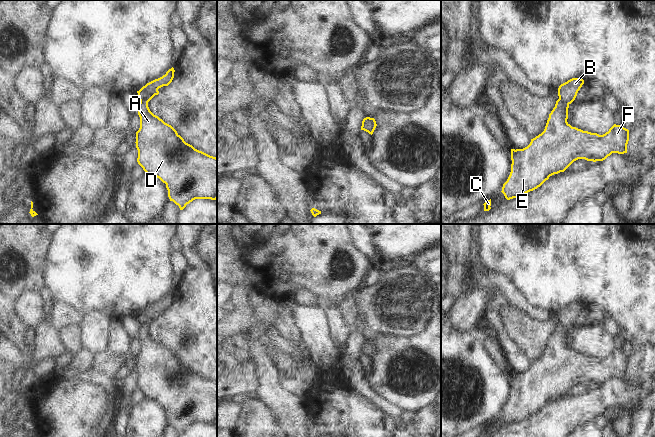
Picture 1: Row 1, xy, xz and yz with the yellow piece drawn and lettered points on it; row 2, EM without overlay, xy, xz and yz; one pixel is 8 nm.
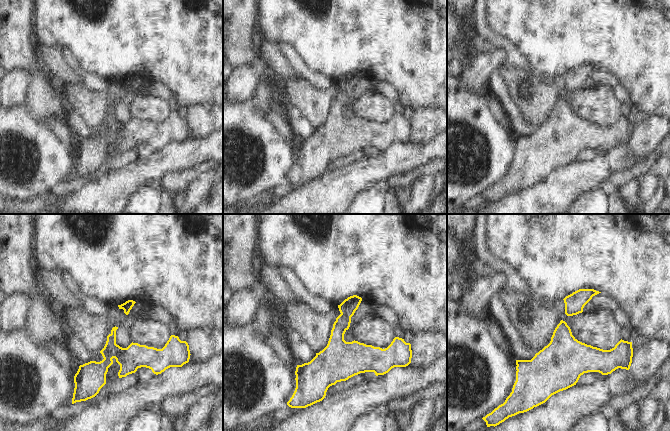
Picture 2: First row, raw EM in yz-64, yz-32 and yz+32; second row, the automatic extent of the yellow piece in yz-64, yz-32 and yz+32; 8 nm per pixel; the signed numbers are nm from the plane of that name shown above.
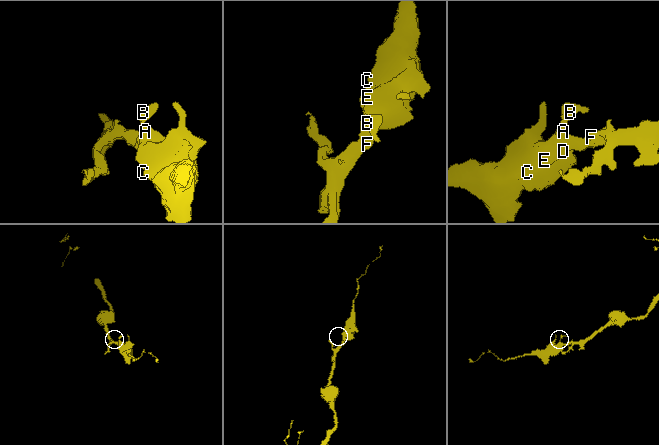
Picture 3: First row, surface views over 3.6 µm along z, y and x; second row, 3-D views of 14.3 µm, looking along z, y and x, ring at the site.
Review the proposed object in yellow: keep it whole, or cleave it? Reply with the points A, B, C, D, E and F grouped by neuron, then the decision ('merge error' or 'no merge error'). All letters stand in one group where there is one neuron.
A B C D E F; no merge error

